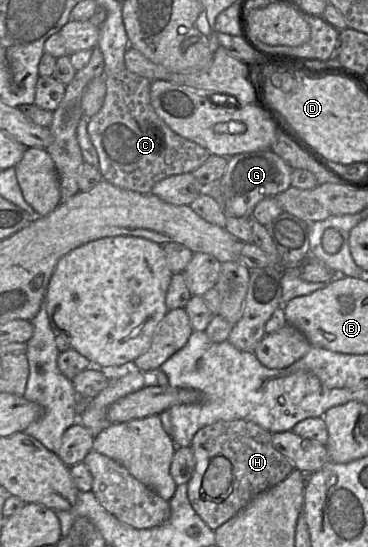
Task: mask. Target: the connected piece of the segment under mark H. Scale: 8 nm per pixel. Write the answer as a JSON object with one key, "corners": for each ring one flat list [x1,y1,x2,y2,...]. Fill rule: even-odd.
{"corners":[[218,421,201,428,190,447,195,457,195,469,188,482,188,499,194,511,213,531,235,516,253,497,281,483,295,470,293,463,274,448,271,433,250,421],[214,457,225,457,232,466,231,492,219,504,202,500,199,494,204,473]]}

